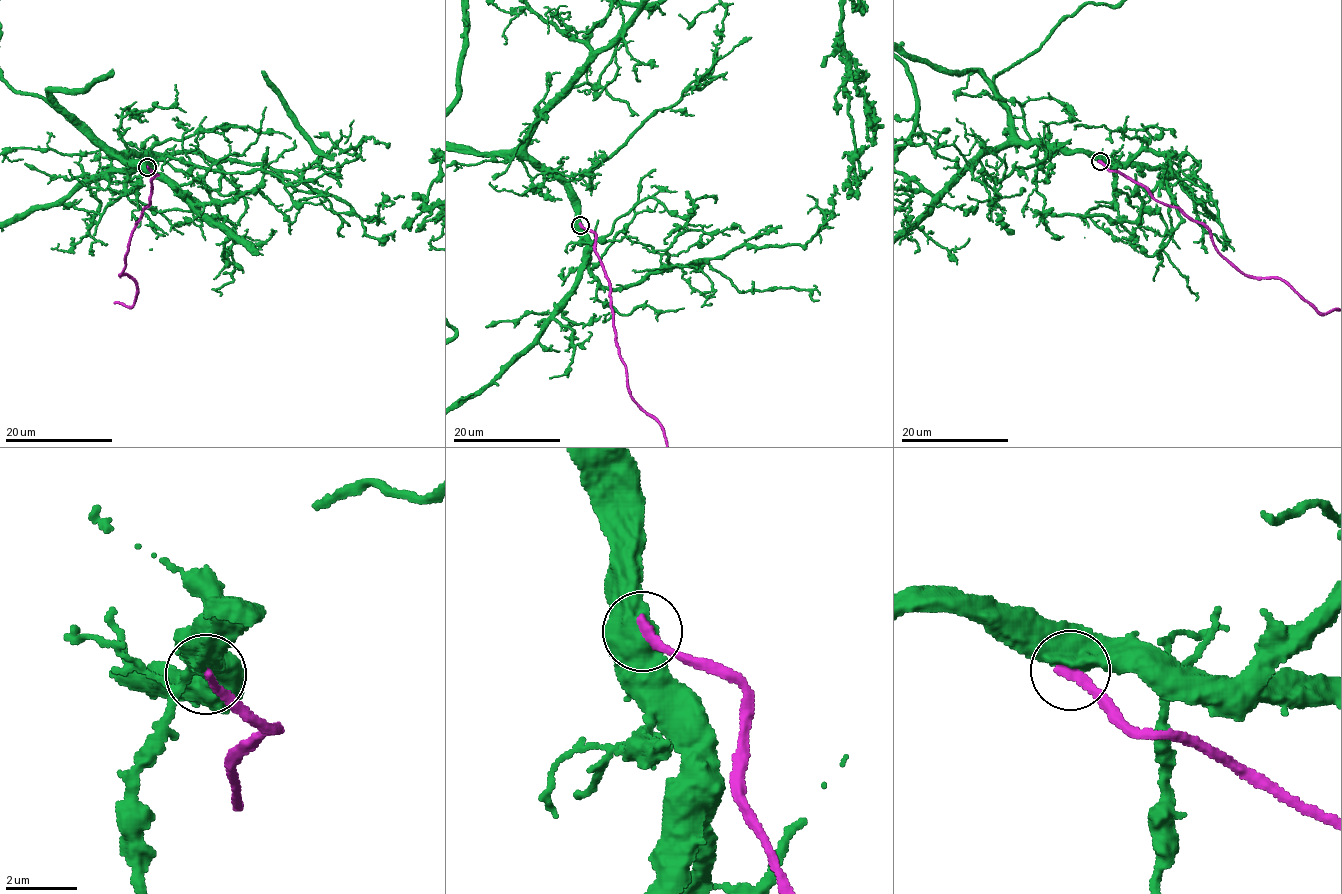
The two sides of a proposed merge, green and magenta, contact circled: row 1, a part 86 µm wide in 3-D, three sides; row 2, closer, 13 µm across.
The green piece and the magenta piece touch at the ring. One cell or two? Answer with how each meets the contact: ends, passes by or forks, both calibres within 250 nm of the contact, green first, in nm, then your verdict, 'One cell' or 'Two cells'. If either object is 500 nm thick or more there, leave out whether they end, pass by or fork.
Thickness 900 nm (green) against 280 nm. Two cells

